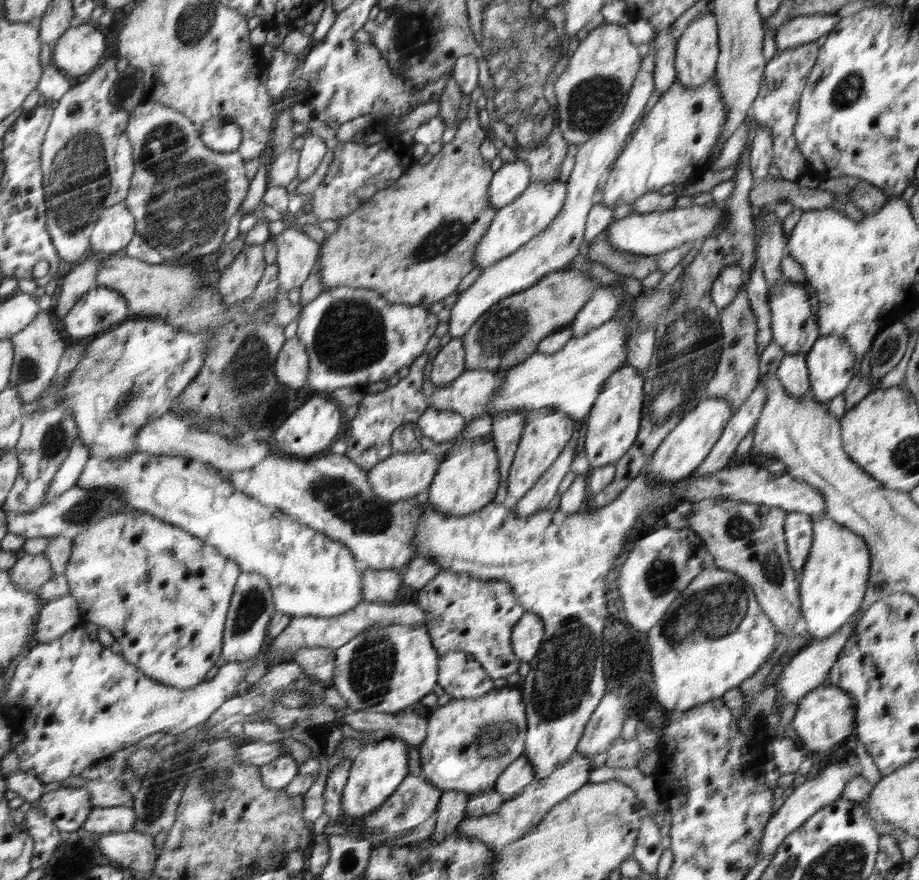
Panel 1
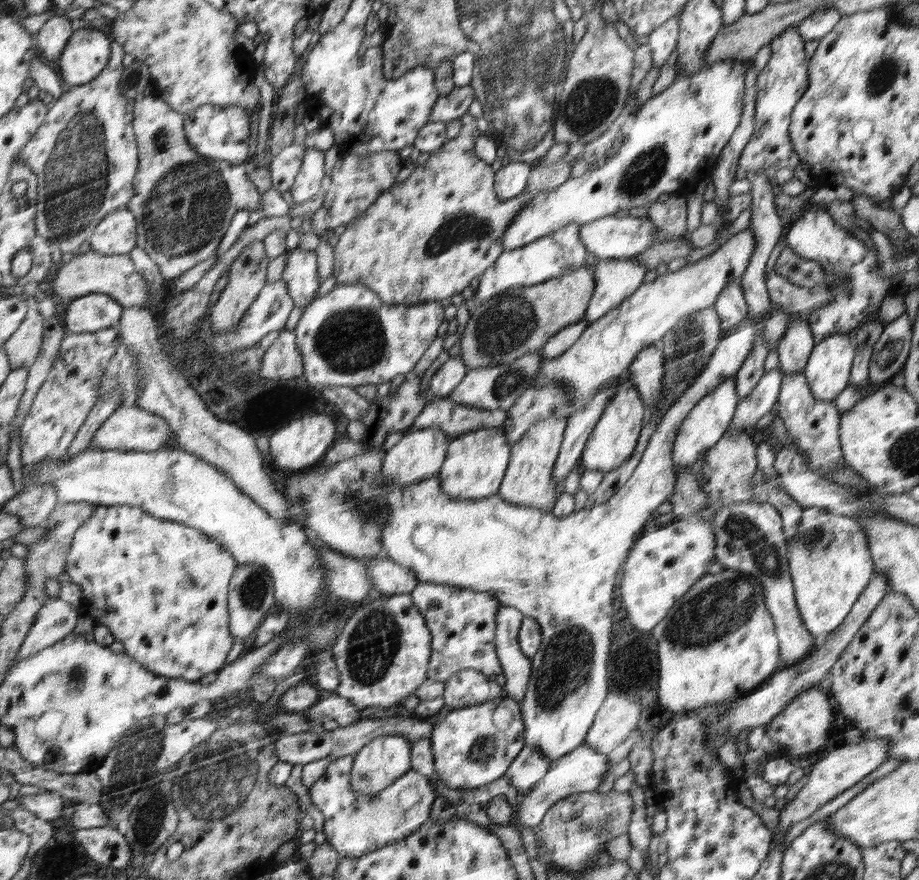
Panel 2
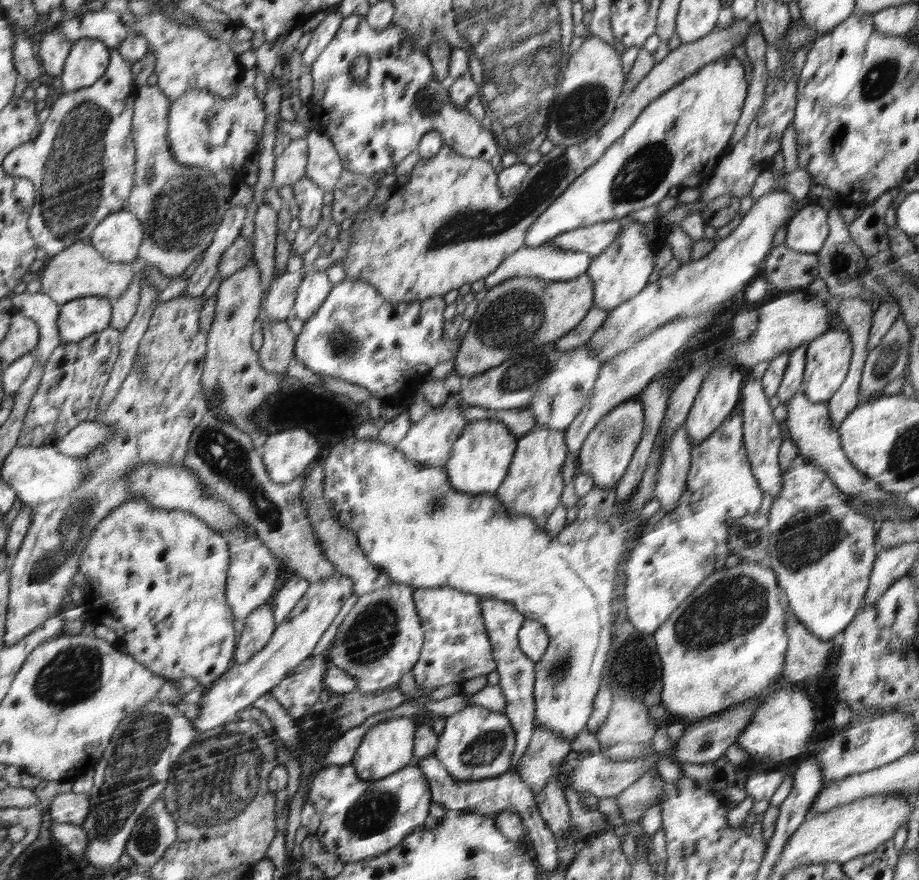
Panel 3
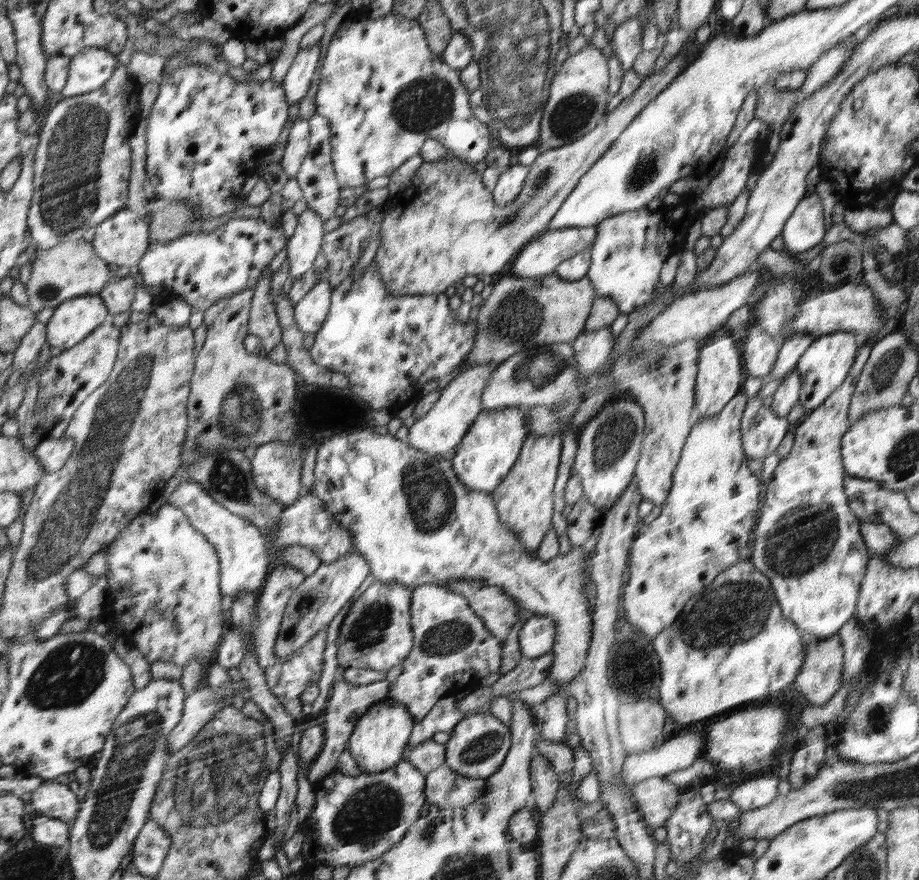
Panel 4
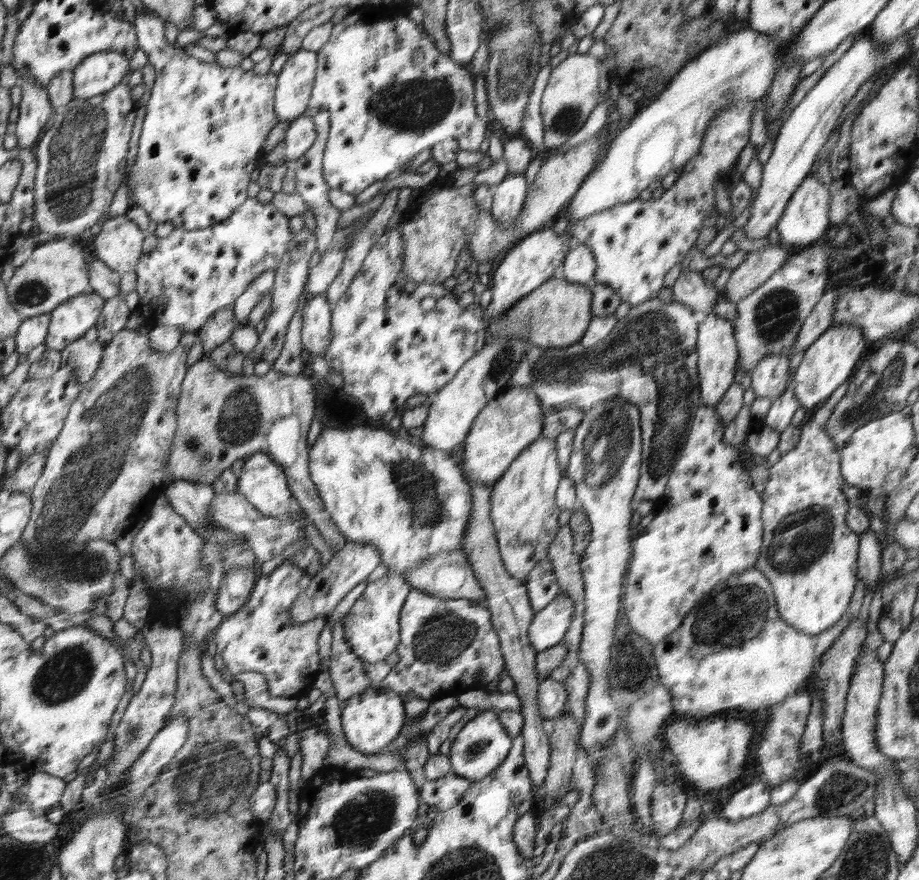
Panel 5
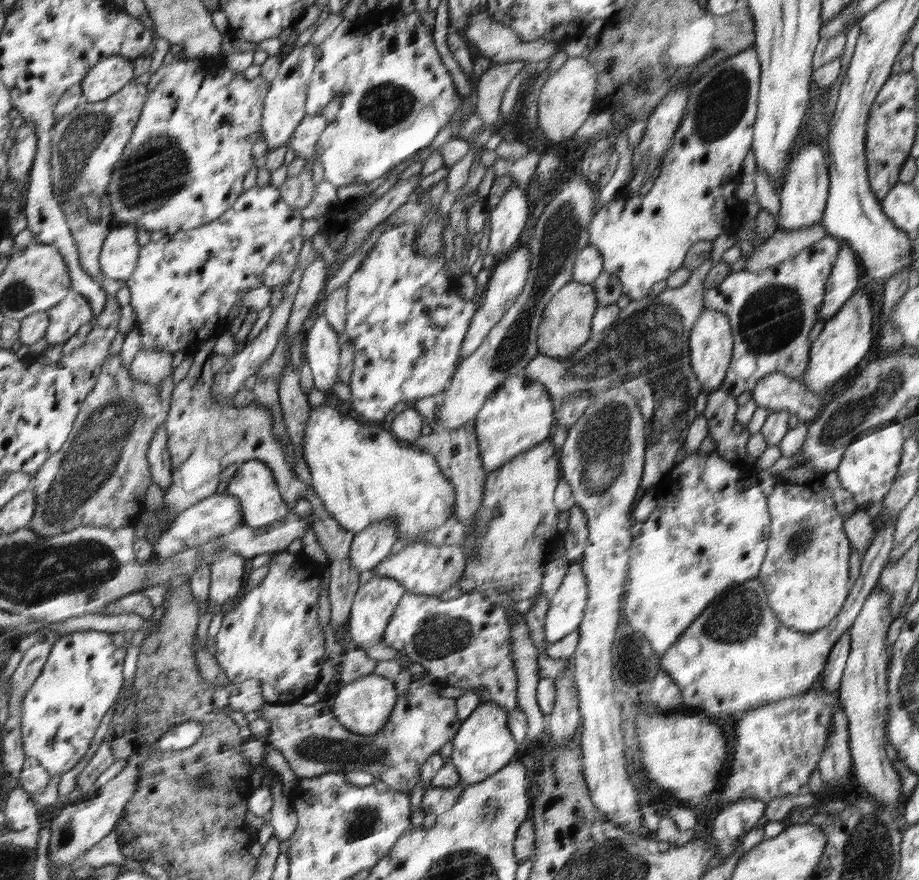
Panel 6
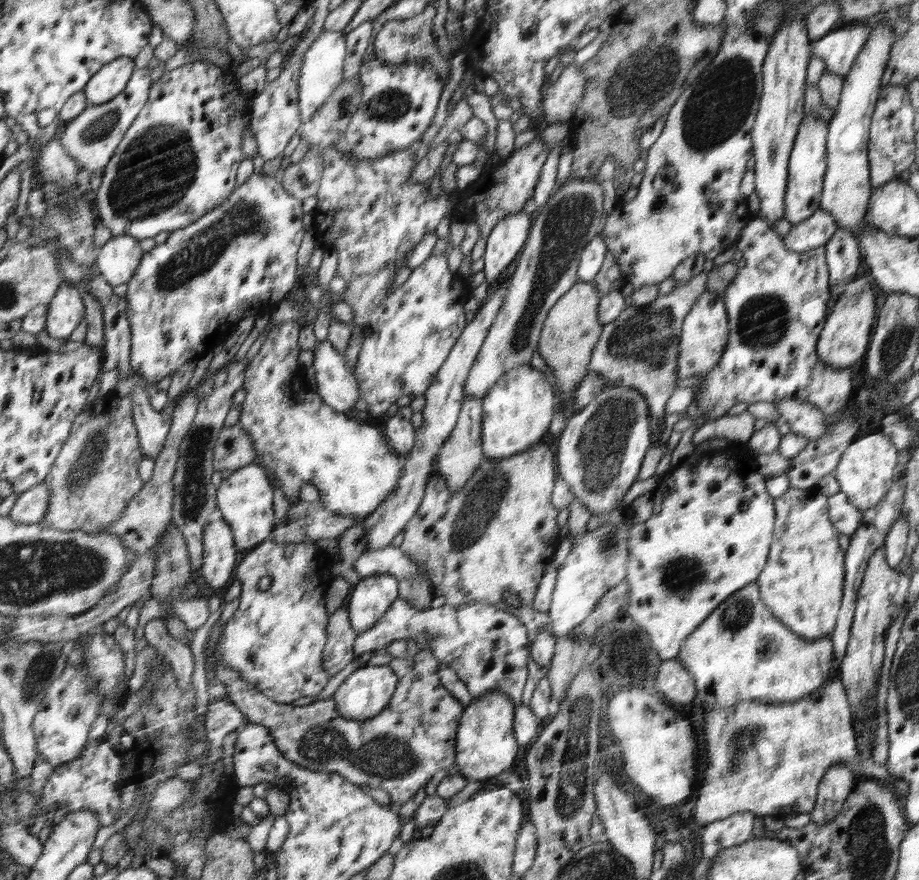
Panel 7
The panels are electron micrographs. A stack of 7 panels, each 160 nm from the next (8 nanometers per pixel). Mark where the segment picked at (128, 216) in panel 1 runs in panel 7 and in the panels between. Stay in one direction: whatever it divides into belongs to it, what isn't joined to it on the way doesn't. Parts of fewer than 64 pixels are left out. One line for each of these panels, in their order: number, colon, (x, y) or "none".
2: (118, 234)
3: (120, 238)
4: (123, 240)
5: (121, 244)
6: (122, 252)
7: (121, 257)

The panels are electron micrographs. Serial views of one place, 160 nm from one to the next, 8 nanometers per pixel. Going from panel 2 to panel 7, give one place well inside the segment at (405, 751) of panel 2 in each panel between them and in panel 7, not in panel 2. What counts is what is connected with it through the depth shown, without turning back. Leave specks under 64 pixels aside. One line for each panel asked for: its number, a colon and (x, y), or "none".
3: (387, 747)
4: (381, 734)
5: (372, 720)
6: (364, 707)
7: (364, 694)

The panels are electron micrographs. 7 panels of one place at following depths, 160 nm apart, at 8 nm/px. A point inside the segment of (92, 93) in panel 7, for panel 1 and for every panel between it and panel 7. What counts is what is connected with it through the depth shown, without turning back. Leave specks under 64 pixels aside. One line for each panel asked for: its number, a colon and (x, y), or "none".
1: (81, 49)
2: (89, 52)
3: (89, 61)
4: (94, 68)
5: (102, 72)
6: (113, 74)

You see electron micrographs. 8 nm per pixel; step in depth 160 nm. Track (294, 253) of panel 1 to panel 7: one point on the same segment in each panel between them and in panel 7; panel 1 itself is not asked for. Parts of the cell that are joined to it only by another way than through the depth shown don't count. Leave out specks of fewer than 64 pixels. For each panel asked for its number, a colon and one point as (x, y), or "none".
2: (300, 274)
3: (315, 286)
4: (309, 313)
5: (316, 316)
6: (321, 342)
7: (337, 385)

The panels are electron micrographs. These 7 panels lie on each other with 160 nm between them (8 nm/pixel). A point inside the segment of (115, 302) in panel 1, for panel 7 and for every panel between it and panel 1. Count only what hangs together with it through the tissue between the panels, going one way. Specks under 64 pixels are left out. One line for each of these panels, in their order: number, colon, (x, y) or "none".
2: (94, 312)
3: (83, 317)
4: (75, 320)
5: (72, 321)
6: (67, 319)
7: (67, 312)

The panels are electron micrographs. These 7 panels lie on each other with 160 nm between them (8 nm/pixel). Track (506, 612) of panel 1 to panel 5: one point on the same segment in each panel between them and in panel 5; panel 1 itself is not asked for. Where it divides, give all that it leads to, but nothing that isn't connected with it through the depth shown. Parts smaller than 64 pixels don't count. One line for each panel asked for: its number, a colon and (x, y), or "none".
2: (464, 622)
3: (457, 648)
4: (453, 650)
5: (449, 646)

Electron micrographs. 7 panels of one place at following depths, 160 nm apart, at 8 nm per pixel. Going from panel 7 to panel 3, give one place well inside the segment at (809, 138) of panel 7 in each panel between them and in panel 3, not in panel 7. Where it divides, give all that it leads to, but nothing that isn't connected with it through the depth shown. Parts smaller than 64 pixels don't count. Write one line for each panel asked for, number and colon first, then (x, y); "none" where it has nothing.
3: (807, 231)
4: (803, 230)
5: (805, 219)
6: (802, 199)

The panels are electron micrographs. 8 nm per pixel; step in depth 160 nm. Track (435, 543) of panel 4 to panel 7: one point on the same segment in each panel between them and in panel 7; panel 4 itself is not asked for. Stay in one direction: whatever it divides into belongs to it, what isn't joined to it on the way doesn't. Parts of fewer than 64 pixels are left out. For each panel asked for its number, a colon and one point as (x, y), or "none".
5: (412, 501)
6: (362, 474)
7: (300, 439)

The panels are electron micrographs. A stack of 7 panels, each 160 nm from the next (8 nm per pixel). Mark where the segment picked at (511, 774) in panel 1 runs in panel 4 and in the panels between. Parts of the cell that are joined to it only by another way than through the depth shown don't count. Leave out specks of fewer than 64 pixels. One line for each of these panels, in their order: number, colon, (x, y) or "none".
2: (530, 766)
3: (547, 750)
4: (552, 719)

